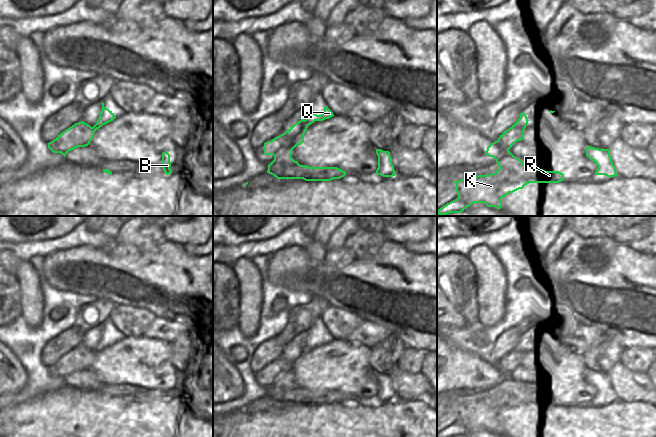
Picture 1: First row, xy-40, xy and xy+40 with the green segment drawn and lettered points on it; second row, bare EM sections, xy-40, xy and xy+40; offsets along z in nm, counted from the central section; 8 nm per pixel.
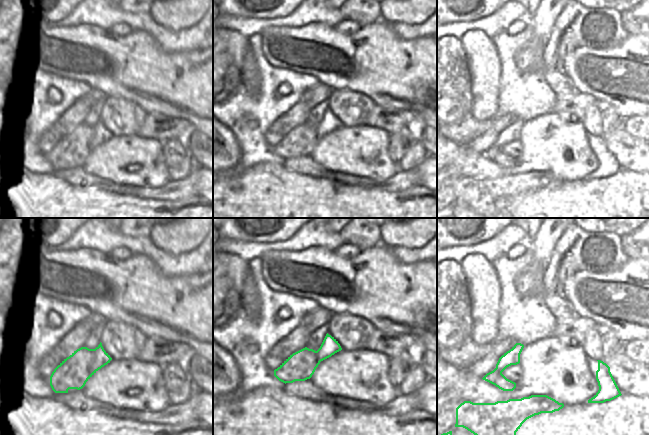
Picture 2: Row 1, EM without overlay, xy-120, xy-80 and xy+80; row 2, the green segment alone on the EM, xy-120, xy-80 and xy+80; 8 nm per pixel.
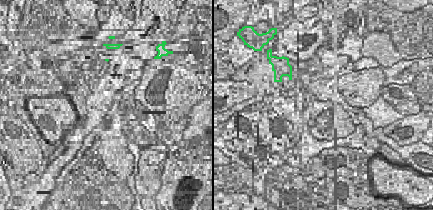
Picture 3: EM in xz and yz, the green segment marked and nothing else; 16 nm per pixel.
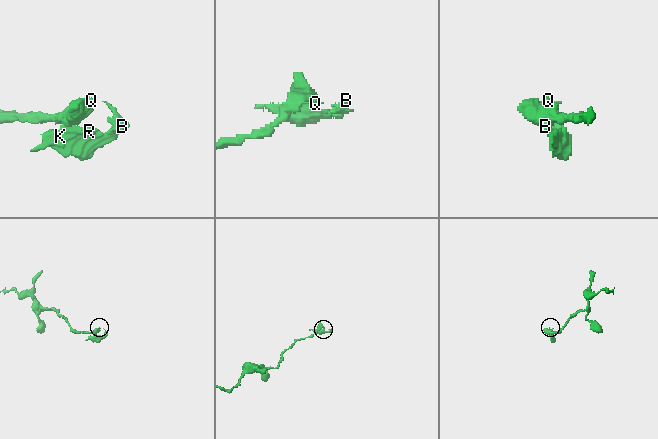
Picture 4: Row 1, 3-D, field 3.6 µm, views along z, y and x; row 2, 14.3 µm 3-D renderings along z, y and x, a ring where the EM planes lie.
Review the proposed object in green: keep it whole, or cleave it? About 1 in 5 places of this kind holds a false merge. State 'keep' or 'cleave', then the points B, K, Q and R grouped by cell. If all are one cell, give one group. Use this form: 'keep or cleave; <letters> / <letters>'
cleave; B K R / Q

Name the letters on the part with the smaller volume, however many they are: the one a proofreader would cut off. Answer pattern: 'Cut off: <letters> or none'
Cut off: B, K, R

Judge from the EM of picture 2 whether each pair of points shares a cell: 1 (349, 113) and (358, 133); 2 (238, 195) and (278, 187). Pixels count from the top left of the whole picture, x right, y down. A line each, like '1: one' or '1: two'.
1: two
2: one

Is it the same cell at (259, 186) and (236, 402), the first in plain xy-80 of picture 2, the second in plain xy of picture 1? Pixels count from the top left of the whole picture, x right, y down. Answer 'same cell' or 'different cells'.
different cells

